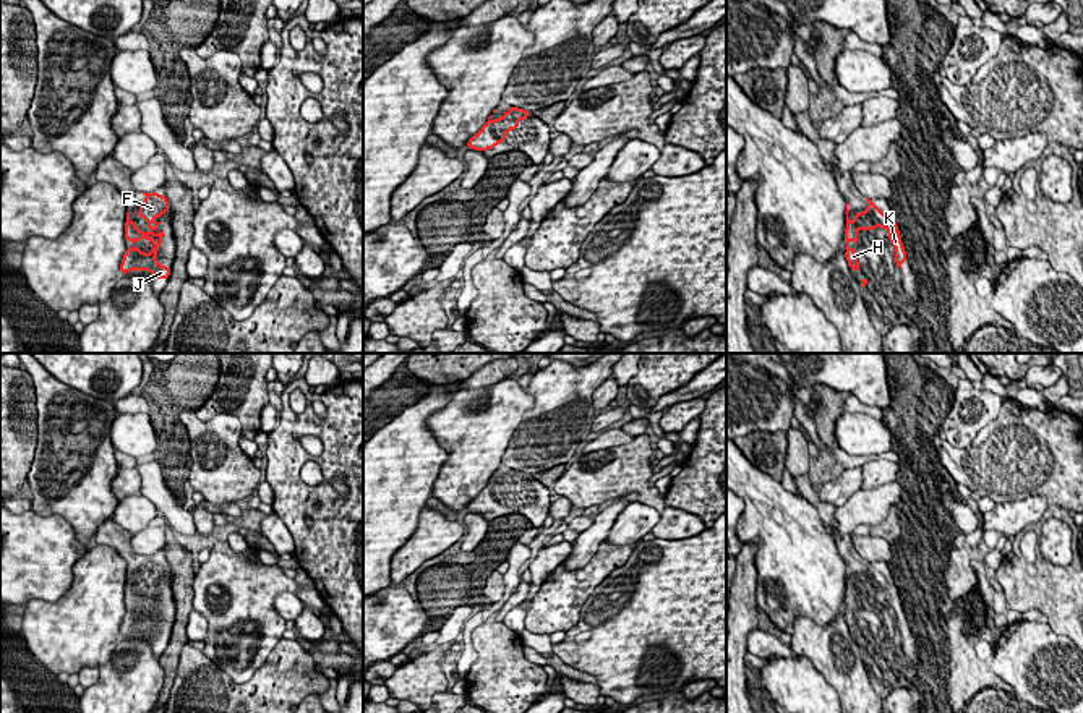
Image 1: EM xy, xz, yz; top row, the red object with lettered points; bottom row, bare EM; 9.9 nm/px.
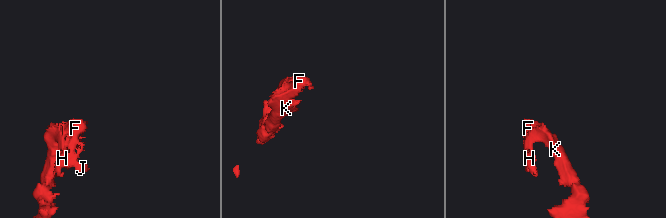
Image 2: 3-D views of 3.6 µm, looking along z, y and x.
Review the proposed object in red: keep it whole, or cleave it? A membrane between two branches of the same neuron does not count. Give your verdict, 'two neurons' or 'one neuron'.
one neuron

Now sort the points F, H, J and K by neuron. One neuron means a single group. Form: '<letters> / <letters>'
F H J K

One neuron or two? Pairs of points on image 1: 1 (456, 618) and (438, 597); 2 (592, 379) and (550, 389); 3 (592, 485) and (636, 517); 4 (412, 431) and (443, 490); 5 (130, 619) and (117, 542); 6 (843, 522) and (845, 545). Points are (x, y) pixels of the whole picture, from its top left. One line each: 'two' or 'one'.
1: two
2: one
3: two
4: two
5: one
6: two

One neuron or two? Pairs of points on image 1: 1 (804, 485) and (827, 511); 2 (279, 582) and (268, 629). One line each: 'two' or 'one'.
1: one
2: one

